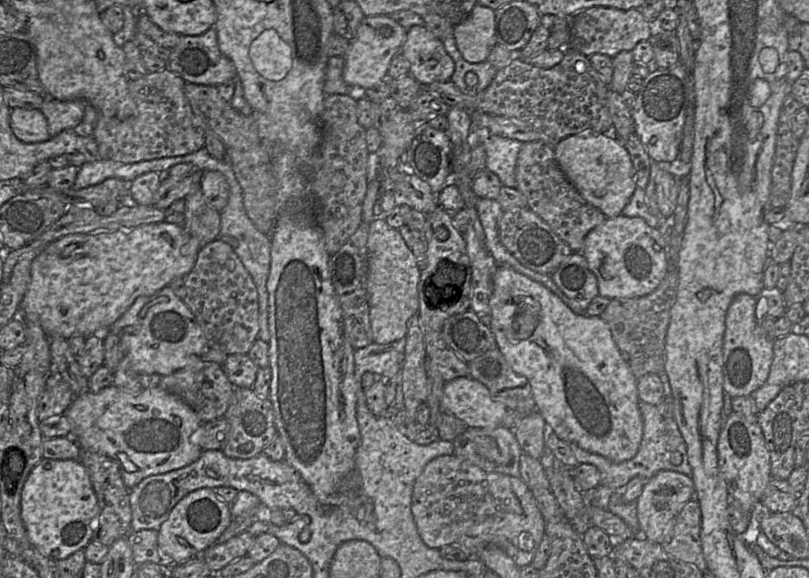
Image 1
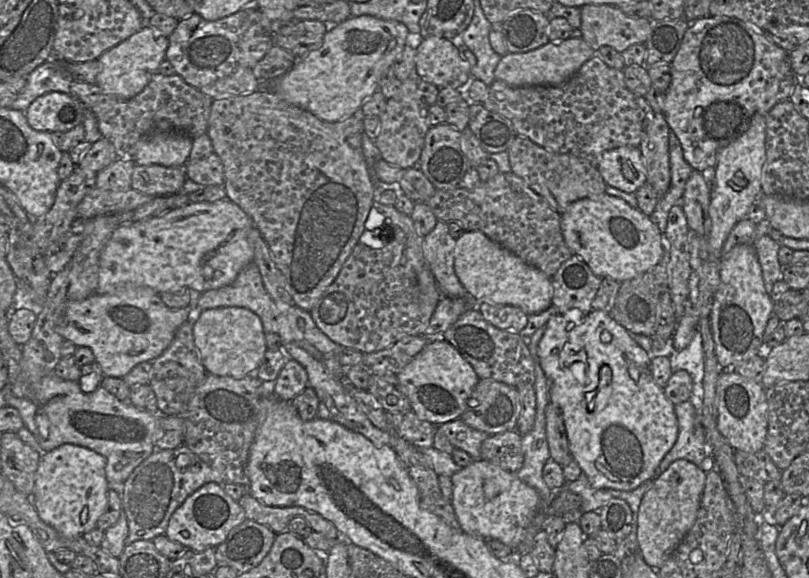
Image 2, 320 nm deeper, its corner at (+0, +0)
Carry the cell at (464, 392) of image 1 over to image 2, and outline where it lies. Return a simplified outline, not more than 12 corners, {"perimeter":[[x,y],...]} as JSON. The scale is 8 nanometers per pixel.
{"perimeter":[[444,339],[396,377],[418,418],[460,418],[479,380]]}

